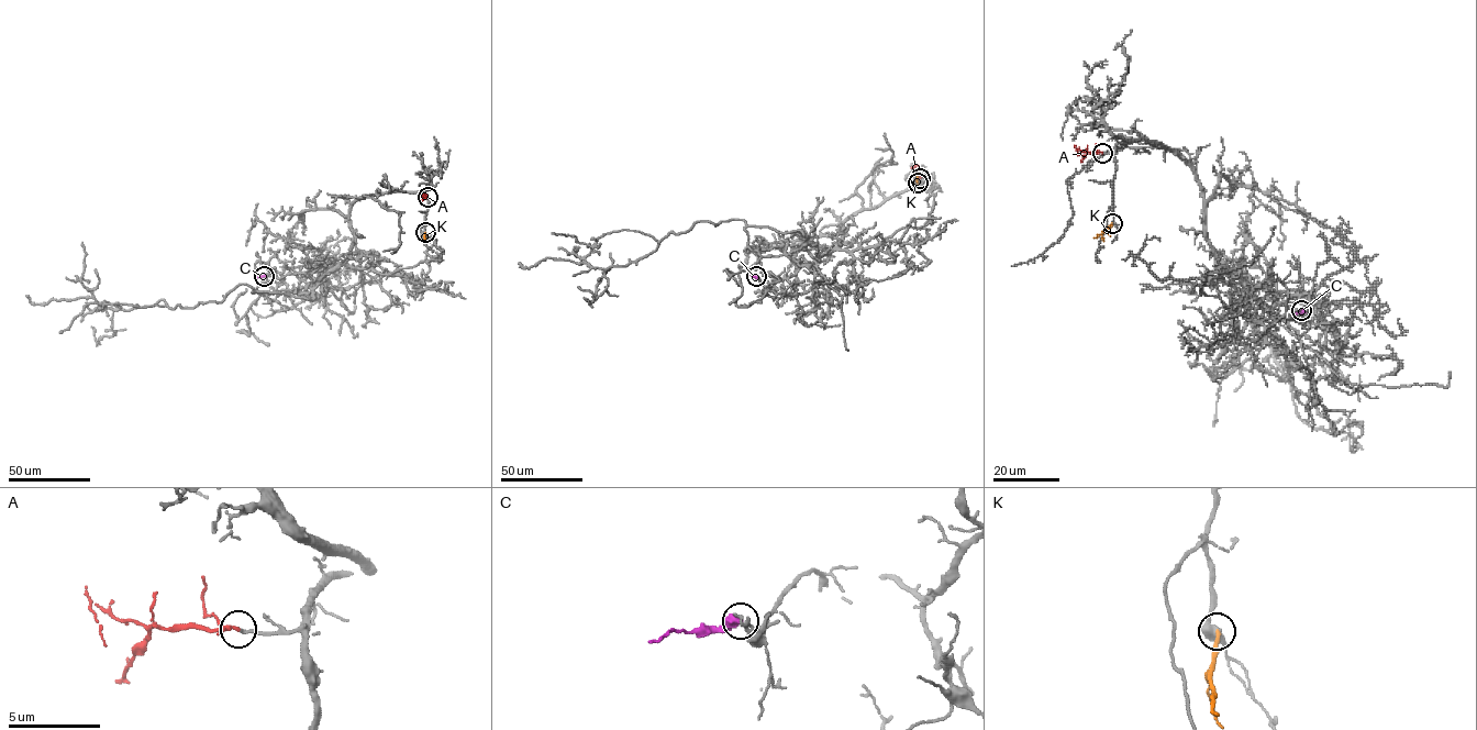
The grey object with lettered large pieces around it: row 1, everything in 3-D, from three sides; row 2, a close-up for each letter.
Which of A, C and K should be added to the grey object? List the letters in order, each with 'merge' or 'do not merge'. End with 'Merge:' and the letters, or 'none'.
A: merge
C: do not merge
K: merge
Merge: A, K

